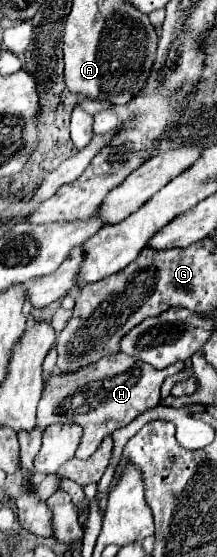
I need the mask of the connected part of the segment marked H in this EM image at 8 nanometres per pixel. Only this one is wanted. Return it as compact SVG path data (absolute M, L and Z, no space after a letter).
M112 353L88 367L82 367L78 371L68 373L54 373L46 383L42 391L42 399L38 403L38 415L36 415L36 427L32 431L20 431L20 461L22 465L34 473L32 459L40 449L40 437L46 425L54 423L76 423L82 427L82 439L75 456L79 459L88 459L100 441L106 435L112 435L112 431L126 427L134 417L144 413L146 409L152 409L160 401L160 385L166 377L178 373L184 367L184 363L174 363L172 367L166 367L162 371L154 369L148 363L140 363L140 359L132 359L124 353Z

